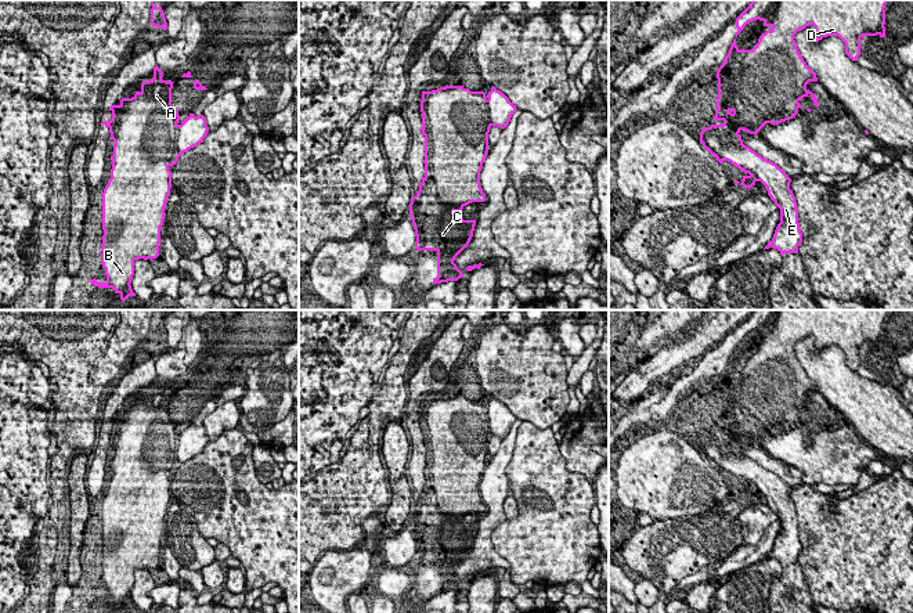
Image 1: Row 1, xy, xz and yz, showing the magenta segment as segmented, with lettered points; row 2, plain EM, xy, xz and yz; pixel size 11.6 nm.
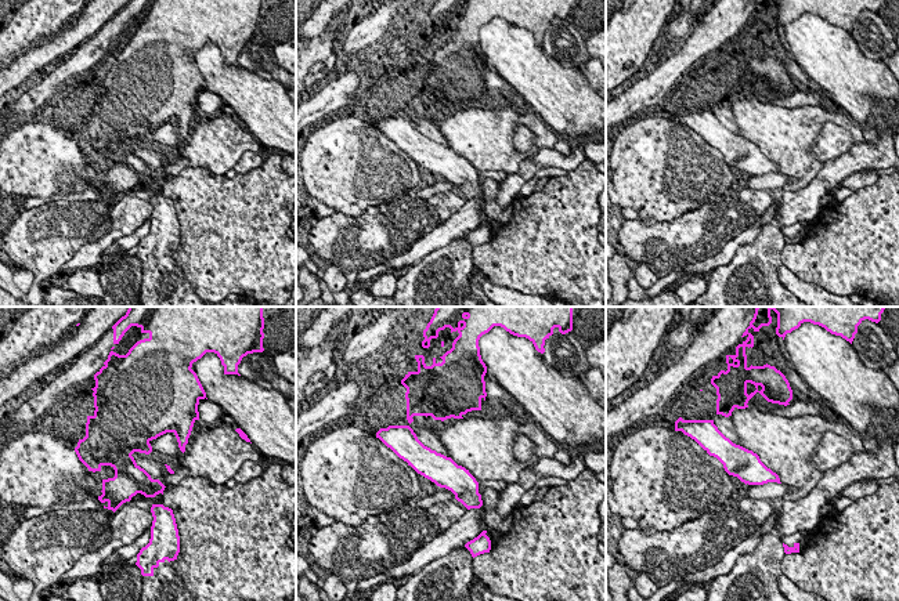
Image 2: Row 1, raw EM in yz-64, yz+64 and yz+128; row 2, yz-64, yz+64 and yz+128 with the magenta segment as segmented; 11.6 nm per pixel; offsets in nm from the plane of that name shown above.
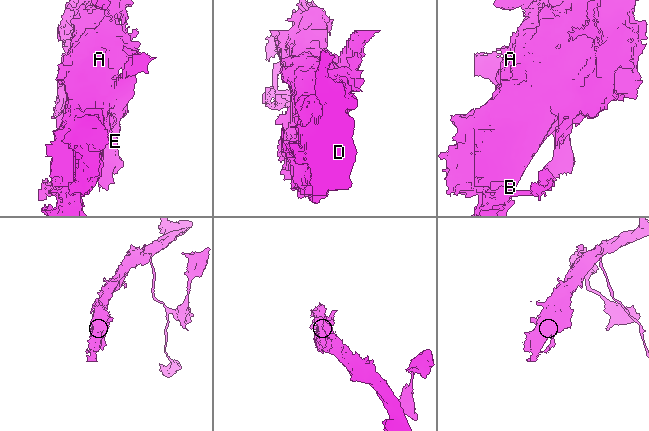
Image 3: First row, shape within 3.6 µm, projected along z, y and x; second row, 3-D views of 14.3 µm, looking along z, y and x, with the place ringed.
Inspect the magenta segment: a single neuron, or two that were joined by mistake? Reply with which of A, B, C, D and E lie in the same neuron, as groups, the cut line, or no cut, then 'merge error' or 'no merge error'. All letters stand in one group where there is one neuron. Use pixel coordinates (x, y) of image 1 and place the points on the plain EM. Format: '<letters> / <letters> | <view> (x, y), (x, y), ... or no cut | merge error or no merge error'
A B C D / E | yz (710, 436), (726, 439), (743, 455) | merge error

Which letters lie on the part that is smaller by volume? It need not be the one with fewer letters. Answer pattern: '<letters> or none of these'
E

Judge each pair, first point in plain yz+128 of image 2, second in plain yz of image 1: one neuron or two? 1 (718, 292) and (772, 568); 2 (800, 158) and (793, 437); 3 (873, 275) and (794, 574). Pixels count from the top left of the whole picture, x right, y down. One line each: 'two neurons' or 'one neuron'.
1: one neuron
2: one neuron
3: two neurons

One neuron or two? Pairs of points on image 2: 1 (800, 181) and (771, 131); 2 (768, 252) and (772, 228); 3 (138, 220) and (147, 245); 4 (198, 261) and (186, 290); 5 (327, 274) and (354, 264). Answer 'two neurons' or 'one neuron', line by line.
1: one neuron
2: one neuron
3: two neurons
4: two neurons
5: two neurons

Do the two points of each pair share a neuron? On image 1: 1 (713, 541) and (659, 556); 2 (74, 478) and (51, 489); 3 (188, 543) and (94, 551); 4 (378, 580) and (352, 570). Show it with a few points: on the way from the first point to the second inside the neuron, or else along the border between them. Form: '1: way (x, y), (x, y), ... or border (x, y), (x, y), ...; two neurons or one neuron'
1: way (699, 555), (686, 568), (672, 568); one neuron
2: border (72, 461), (68, 476), (69, 514); two neurons
3: border (166, 523), (162, 534); two neurons
4: border (378, 545), (370, 550), (370, 570), (360, 588); two neurons

